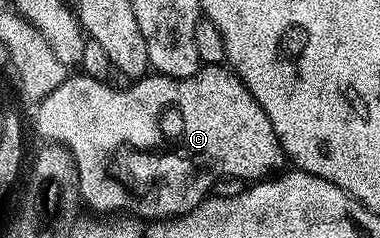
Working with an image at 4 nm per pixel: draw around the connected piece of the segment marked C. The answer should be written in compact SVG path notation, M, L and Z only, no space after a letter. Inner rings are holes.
M207 64L197 69L193 76L188 76L182 80L176 80L170 76L160 74L146 74L133 84L130 88L125 88L122 92L112 92L106 81L96 80L84 74L66 75L65 81L47 98L43 98L36 105L37 108L37 132L46 141L60 142L69 148L74 156L75 164L78 166L79 190L81 199L86 205L88 203L94 208L94 213L105 214L110 212L120 212L123 214L132 213L138 218L146 220L164 220L175 216L182 216L185 212L190 212L195 206L199 206L202 200L210 195L212 186L217 180L224 176L243 179L246 182L257 182L268 177L283 161L281 143L275 134L275 126L271 126L271 118L263 114L263 106L255 102L255 98L247 90L247 86L228 67L219 64Z

